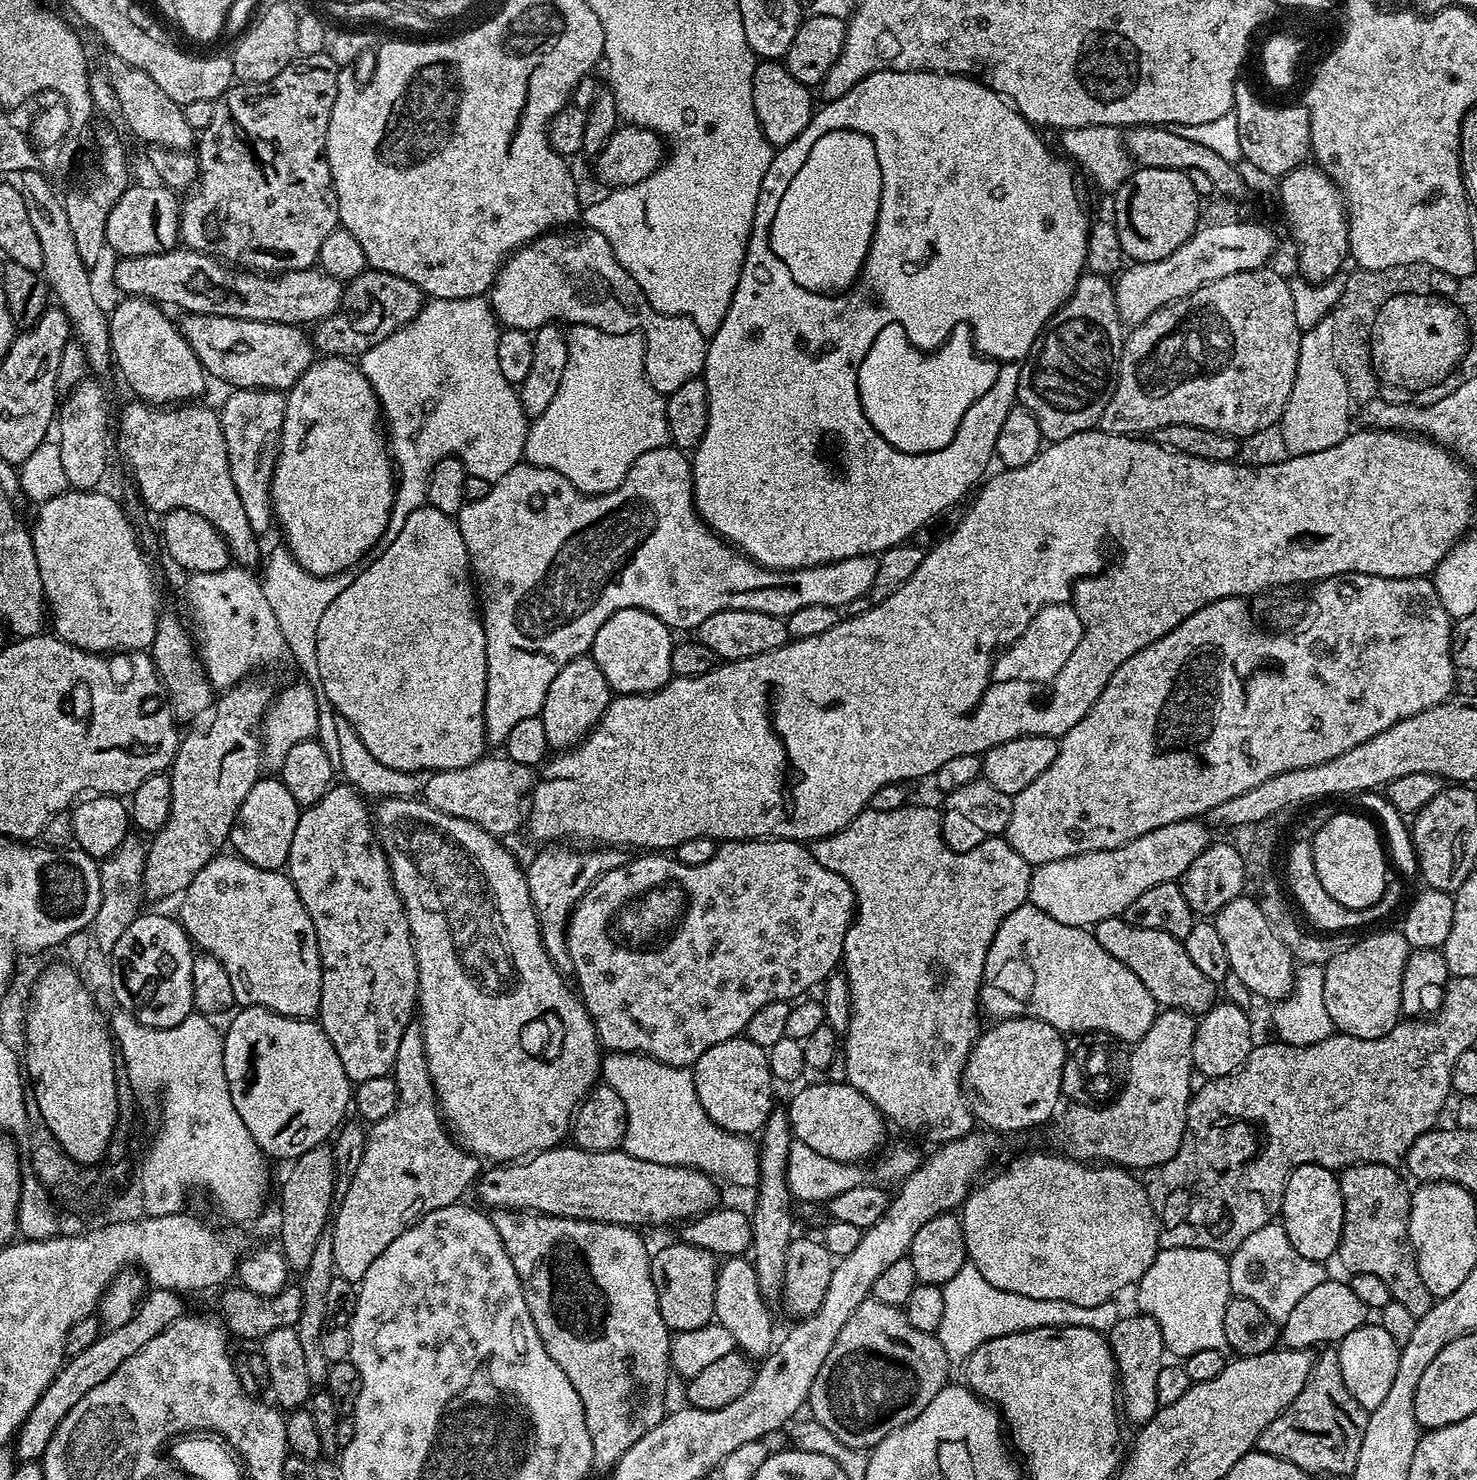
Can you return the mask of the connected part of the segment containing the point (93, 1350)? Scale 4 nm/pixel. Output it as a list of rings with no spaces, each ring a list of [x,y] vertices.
[[[152,1288],[141,1300],[140,1307],[132,1315],[130,1322],[122,1322],[122,1326],[107,1329],[103,1334],[97,1335],[96,1340],[90,1342],[86,1350],[82,1350],[82,1354],[71,1357],[50,1382],[50,1386],[46,1386],[42,1398],[38,1398],[34,1410],[30,1410],[30,1414],[16,1433],[14,1455],[17,1461],[39,1461],[54,1430],[58,1430],[62,1418],[66,1418],[66,1414],[70,1414],[70,1410],[74,1410],[74,1406],[78,1406],[81,1398],[90,1390],[94,1390],[94,1386],[106,1382],[106,1378],[110,1378],[110,1374],[114,1374],[114,1370],[118,1370],[118,1366],[122,1366],[126,1358],[138,1354],[138,1350],[142,1350],[142,1346],[146,1346],[150,1338],[154,1338],[159,1332],[166,1330],[166,1326],[170,1326],[185,1315],[184,1300],[185,1297],[181,1293],[171,1292],[165,1288]]]

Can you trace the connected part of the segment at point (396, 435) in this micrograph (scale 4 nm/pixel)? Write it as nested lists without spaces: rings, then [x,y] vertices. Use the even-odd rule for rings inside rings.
[[[484,296],[442,298],[441,300],[429,299],[425,303],[424,309],[406,326],[397,328],[394,334],[390,334],[390,338],[382,338],[382,342],[378,342],[378,346],[370,346],[370,350],[366,350],[358,358],[360,373],[368,379],[374,394],[380,400],[380,410],[383,419],[386,421],[386,439],[394,465],[392,517],[388,523],[388,529],[384,532],[384,544],[394,542],[394,538],[398,538],[398,530],[402,530],[402,525],[406,523],[406,518],[410,518],[410,514],[414,514],[414,510],[425,507],[428,499],[430,470],[435,464],[442,462],[442,458],[457,456],[464,463],[464,468],[469,476],[486,478],[493,482],[498,478],[502,478],[502,474],[510,474],[510,470],[514,470],[514,466],[524,460],[524,443],[528,437],[530,421],[528,415],[522,410],[519,391],[513,384],[506,382],[502,369],[498,366],[498,338],[500,333],[501,329],[498,327],[496,313],[493,312],[491,303]]]

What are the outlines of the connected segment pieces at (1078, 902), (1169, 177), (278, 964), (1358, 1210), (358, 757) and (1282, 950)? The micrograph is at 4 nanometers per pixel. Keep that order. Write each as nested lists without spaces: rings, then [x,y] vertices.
[[[1199,819],[1170,822],[1170,826],[1158,826],[1158,830],[1150,830],[1150,834],[1142,834],[1142,838],[1114,850],[1083,852],[1037,864],[1032,869],[1028,903],[1075,928],[1091,929],[1106,918],[1123,916],[1130,902],[1146,894],[1146,890],[1179,881],[1190,862],[1208,848],[1210,837],[1200,823]]]
[[[1137,167],[1130,174],[1130,178],[1126,178],[1126,182],[1122,182],[1122,186],[1114,194],[1113,200],[1116,200],[1113,202],[1112,208],[1116,211],[1114,223],[1118,230],[1118,242],[1122,242],[1125,257],[1138,264],[1158,262],[1162,258],[1174,254],[1174,250],[1178,250],[1178,246],[1182,246],[1198,231],[1198,225],[1201,223],[1199,220],[1202,197],[1194,190],[1187,171]]]
[[[217,854],[202,870],[198,870],[198,878],[190,882],[190,886],[184,893],[182,908],[178,917],[180,924],[184,927],[185,934],[189,940],[201,952],[214,954],[218,962],[226,969],[226,975],[230,978],[230,987],[234,990],[236,1004],[245,1008],[269,1008],[283,1016],[293,1016],[299,1020],[310,1020],[320,1015],[320,991],[322,990],[322,966],[318,954],[318,938],[314,934],[314,922],[310,922],[310,914],[306,906],[302,906],[302,898],[298,898],[298,890],[294,890],[294,882],[283,871],[262,870],[250,862],[246,862],[235,854]]]
[[[1351,1164],[1339,1173],[1340,1189],[1344,1199],[1344,1229],[1340,1239],[1338,1260],[1348,1267],[1349,1273],[1374,1274],[1382,1282],[1386,1282],[1393,1301],[1402,1303],[1407,1310],[1410,1310],[1410,1314],[1417,1317],[1432,1309],[1434,1298],[1430,1290],[1426,1290],[1426,1282],[1422,1282],[1422,1274],[1418,1274],[1416,1255],[1408,1237],[1412,1209],[1412,1192],[1407,1184],[1409,1181],[1396,1172],[1399,1171],[1391,1164]]]
[[[327,709],[322,712],[319,716],[319,730],[317,732],[316,738],[323,745],[324,749],[330,754],[332,760],[334,761],[335,767],[344,774],[343,779],[351,784],[357,791],[372,796],[380,796],[376,798],[381,798],[387,800],[390,797],[406,797],[408,799],[413,799],[422,789],[423,789],[423,777],[419,773],[404,772],[400,770],[393,770],[388,766],[383,766],[382,762],[375,759],[370,750],[363,745],[362,740],[358,738],[358,734],[353,727],[350,726],[349,722],[340,712],[335,709]]]
[[[1242,894],[1226,902],[1226,906],[1216,912],[1214,923],[1226,946],[1226,958],[1230,958],[1233,977],[1237,976],[1250,991],[1271,1002],[1282,1000],[1292,991],[1296,982],[1292,952],[1286,940],[1276,933],[1276,924],[1263,914],[1251,895]]]

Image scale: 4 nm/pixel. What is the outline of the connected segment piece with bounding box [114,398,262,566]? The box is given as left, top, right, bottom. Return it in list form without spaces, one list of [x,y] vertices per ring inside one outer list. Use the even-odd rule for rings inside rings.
[[[139,398],[133,399],[133,404],[128,404],[120,412],[120,429],[114,432],[114,448],[120,451],[122,459],[128,463],[128,468],[132,471],[132,476],[136,479],[136,488],[140,491],[140,496],[144,499],[144,504],[148,508],[160,508],[159,510],[167,510],[169,508],[189,508],[194,510],[194,514],[202,514],[202,518],[206,518],[210,522],[210,526],[214,526],[214,530],[218,530],[218,534],[222,534],[222,538],[226,542],[228,551],[232,553],[232,559],[240,566],[259,565],[262,560],[262,552],[260,556],[260,544],[258,534],[250,526],[250,518],[246,518],[246,509],[242,506],[242,498],[238,498],[238,490],[234,486],[234,478],[230,478],[230,462],[228,461],[228,451],[226,450],[226,438],[222,438],[222,426],[220,425],[220,417],[215,411],[212,412],[208,408],[203,408],[200,402],[185,402],[179,406],[157,406],[147,403]]]

